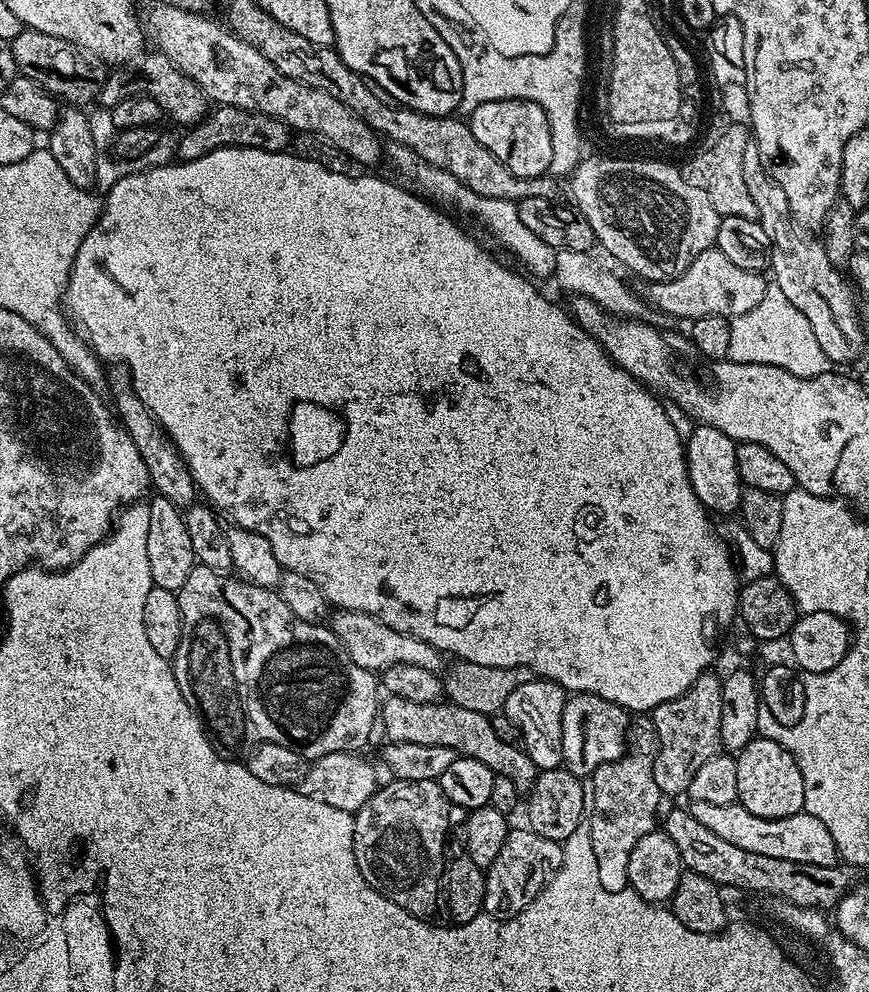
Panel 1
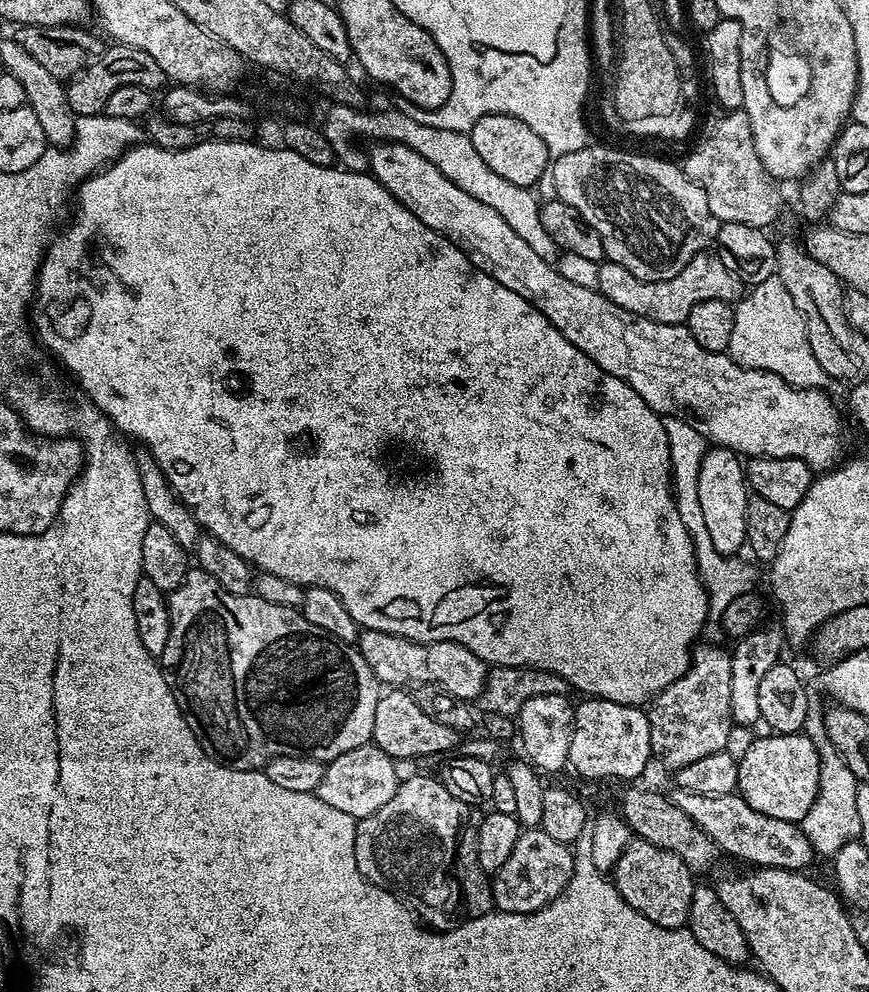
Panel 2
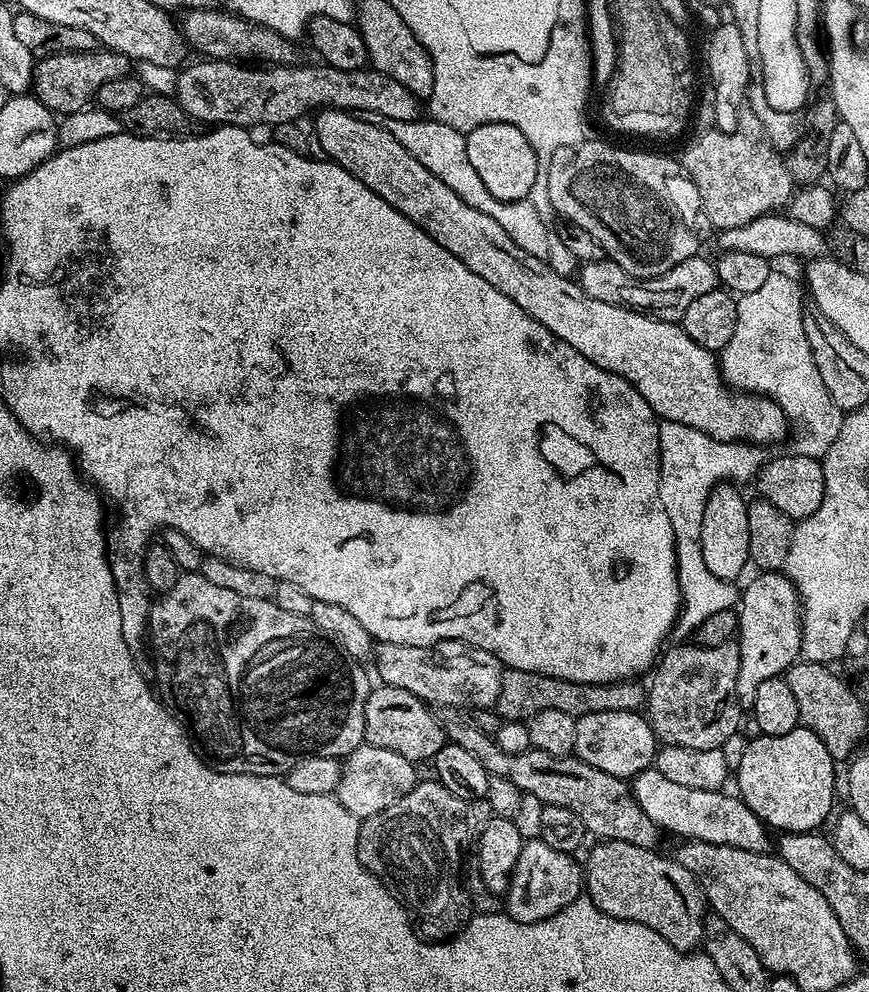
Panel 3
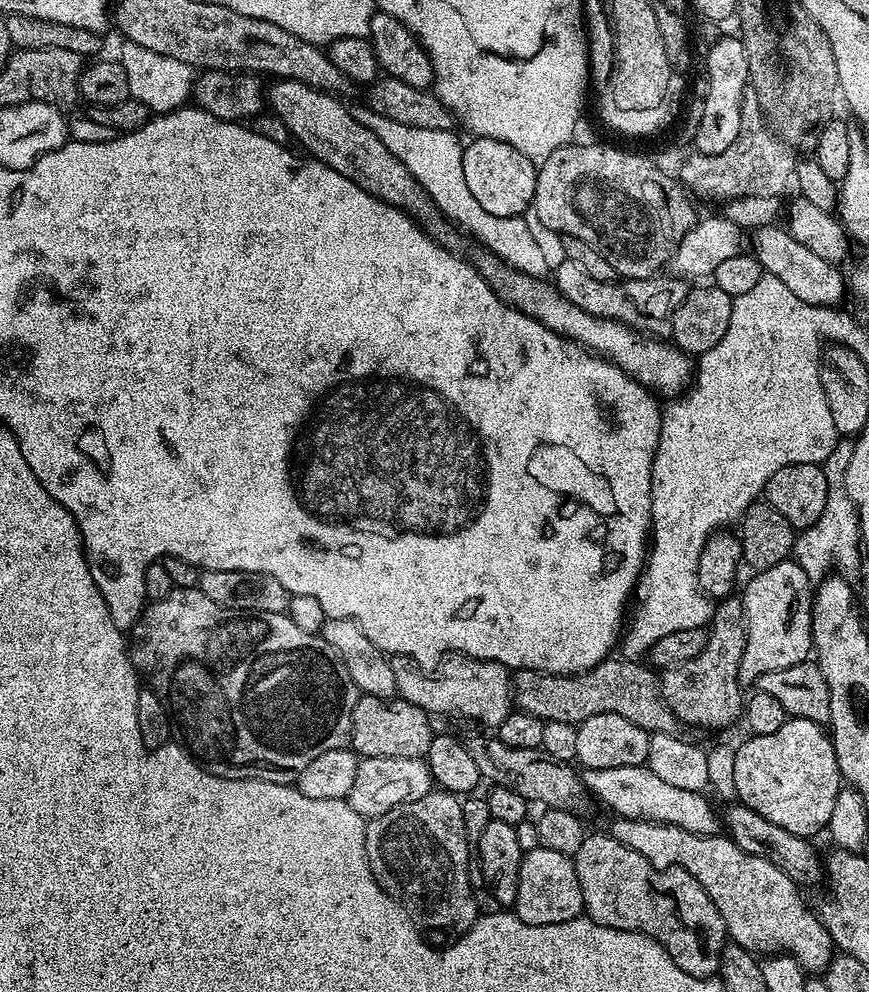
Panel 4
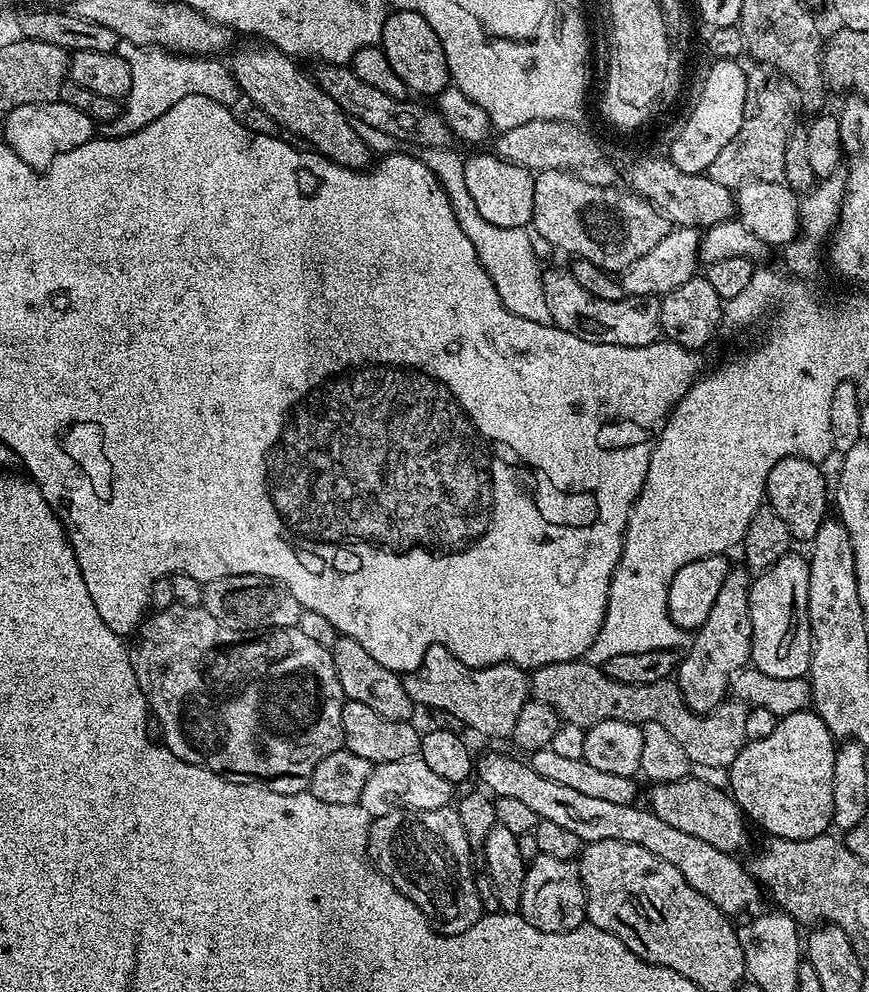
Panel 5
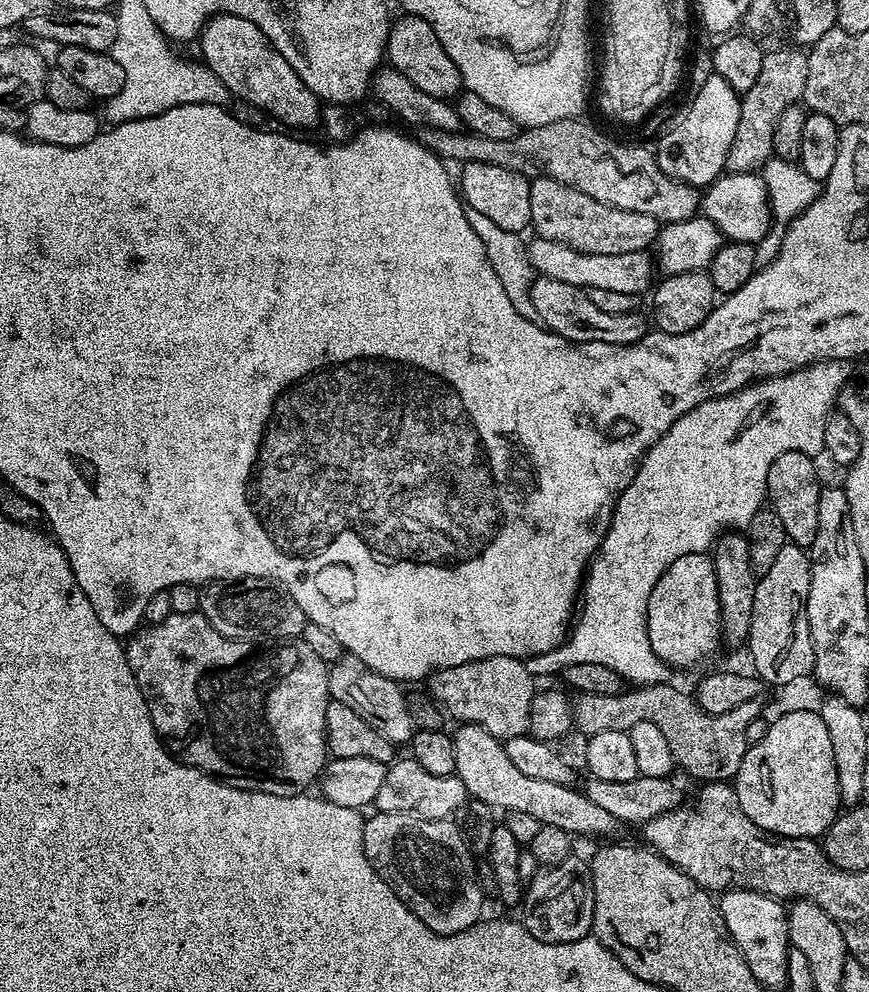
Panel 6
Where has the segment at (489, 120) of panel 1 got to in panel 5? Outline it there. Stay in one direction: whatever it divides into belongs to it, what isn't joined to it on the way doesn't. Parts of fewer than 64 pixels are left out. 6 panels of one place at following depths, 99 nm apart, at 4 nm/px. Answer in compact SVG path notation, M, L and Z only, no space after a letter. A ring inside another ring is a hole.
M468 156L464 161L464 181L478 214L494 226L528 228L534 214L534 176L527 168L506 162L500 156Z

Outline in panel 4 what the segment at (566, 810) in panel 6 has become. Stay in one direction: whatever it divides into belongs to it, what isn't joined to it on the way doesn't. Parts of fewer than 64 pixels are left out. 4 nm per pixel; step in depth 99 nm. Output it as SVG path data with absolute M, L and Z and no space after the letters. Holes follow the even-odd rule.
M623 818L613 819L610 834L618 842L622 842L622 846L630 846L630 850L634 850L638 854L642 854L642 858L646 858L650 862L650 866L655 868L681 868L686 870L686 874L690 874L698 882L698 886L702 886L702 890L706 890L706 894L710 894L710 898L714 902L714 906L718 906L718 914L722 914L722 922L726 926L731 943L742 946L746 951L753 954L787 954L804 967L805 973L820 974L827 969L828 965L834 959L834 937L826 930L823 919L819 915L816 916L808 909L808 904L804 901L804 896L800 893L801 885L791 880L782 870L778 870L778 866L774 866L774 862L766 862L766 858L754 858L754 854L746 854L746 850L742 850L737 846L732 837L727 834L717 834L715 836L703 836L702 834L690 834L690 830L682 830L682 826L670 826L662 822L654 822L653 820L626 820Z

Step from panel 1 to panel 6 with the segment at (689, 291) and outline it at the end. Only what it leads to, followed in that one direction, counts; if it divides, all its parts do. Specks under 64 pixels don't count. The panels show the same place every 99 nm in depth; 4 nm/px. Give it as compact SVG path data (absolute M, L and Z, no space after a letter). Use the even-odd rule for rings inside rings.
M537 275L532 281L530 302L534 302L535 319L550 332L557 332L562 338L575 340L577 344L586 342L606 342L607 344L637 344L646 334L644 320L636 310L626 314L606 314L590 302L587 291L575 288L566 282L554 282L554 278Z

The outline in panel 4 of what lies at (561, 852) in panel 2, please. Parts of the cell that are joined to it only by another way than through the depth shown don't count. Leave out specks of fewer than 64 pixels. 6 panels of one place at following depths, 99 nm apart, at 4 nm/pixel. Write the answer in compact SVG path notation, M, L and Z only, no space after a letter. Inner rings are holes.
M542 847L525 852L518 874L518 898L514 905L514 915L527 924L550 926L575 920L583 912L584 899L582 886L578 886L575 859L558 854L558 850Z

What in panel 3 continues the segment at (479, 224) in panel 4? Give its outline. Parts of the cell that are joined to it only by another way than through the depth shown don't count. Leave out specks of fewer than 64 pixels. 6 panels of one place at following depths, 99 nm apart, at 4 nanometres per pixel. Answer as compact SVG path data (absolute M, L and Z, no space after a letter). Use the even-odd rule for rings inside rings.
M431 118L414 121L385 119L383 126L387 132L394 134L394 138L398 138L398 142L402 142L402 146L406 146L406 150L410 150L410 154L414 154L414 158L418 158L418 162L422 162L422 166L426 166L426 170L430 170L430 174L434 174L434 178L442 178L442 182L446 182L446 186L450 186L450 190L454 190L462 202L474 206L474 210L482 210L482 214L490 214L490 218L494 218L494 222L498 222L498 226L502 226L502 230L506 230L506 234L510 234L510 238L514 238L514 242L522 246L526 254L547 257L551 240L549 225L542 221L528 199L502 202L494 198L486 186L482 186L482 178L478 178L466 154L465 133L454 130L454 126L442 126L442 122Z

